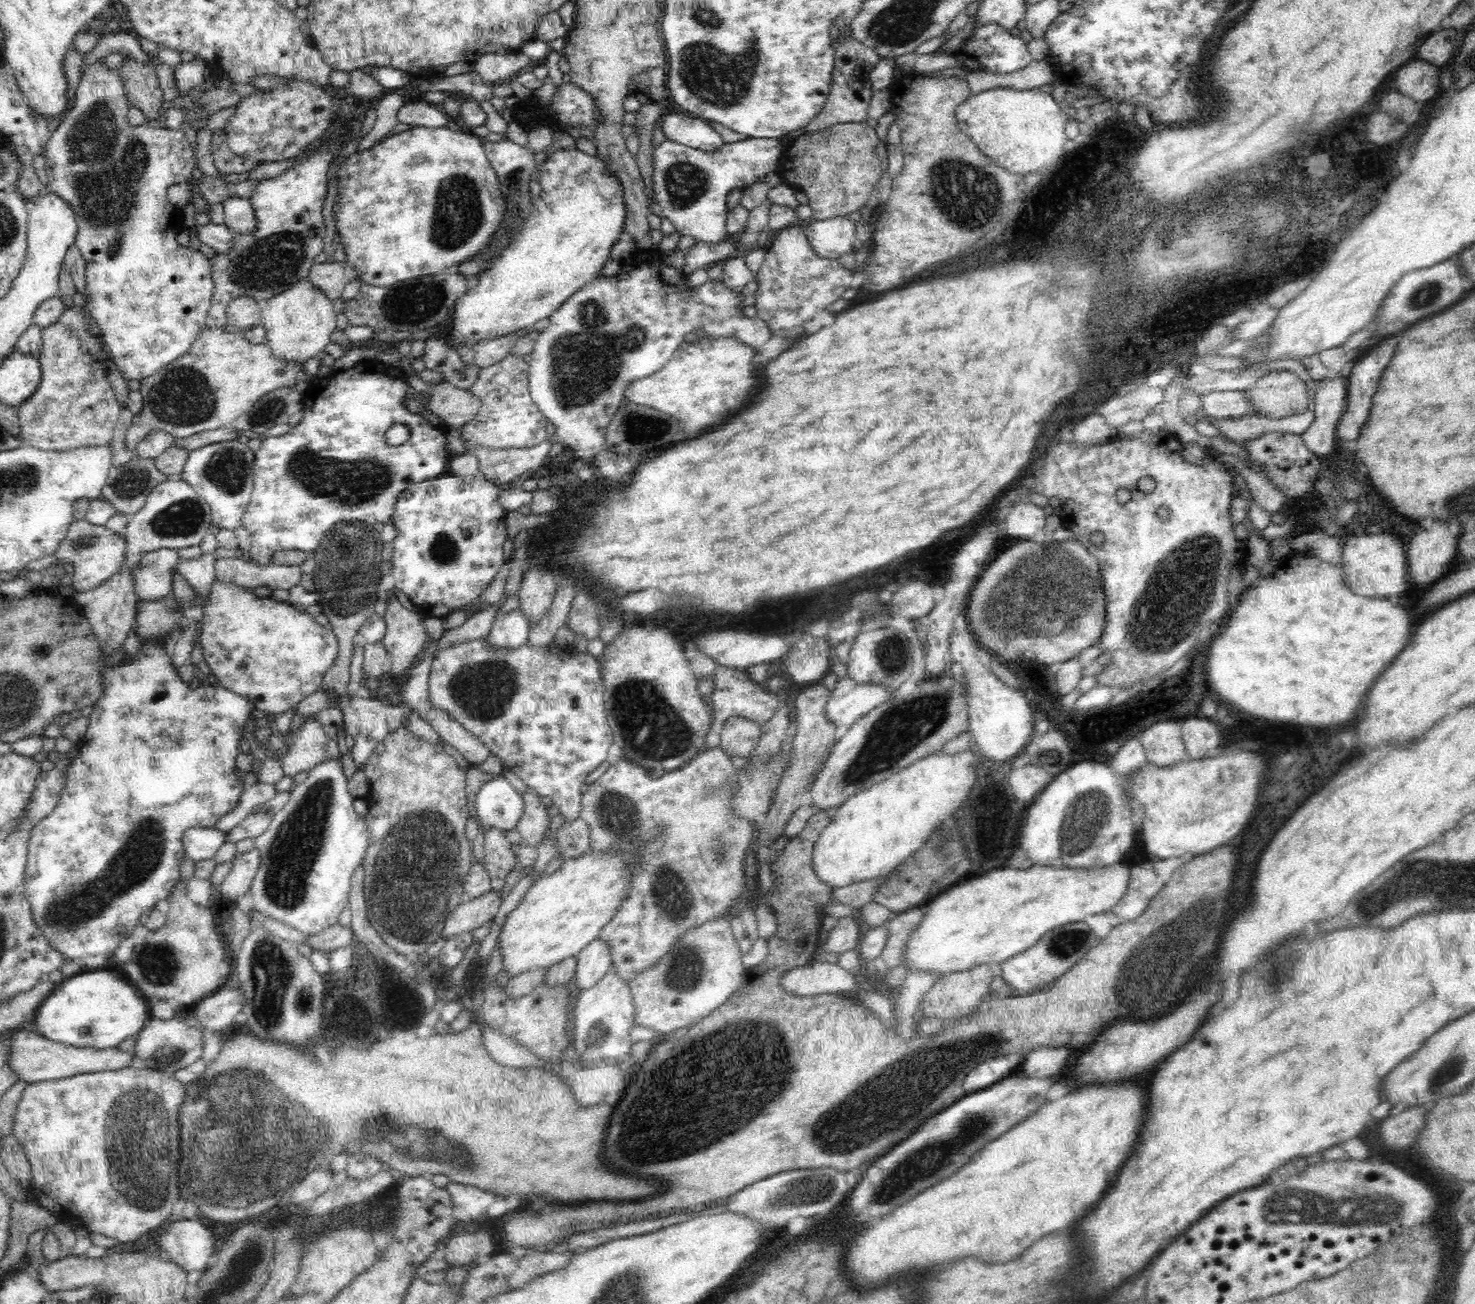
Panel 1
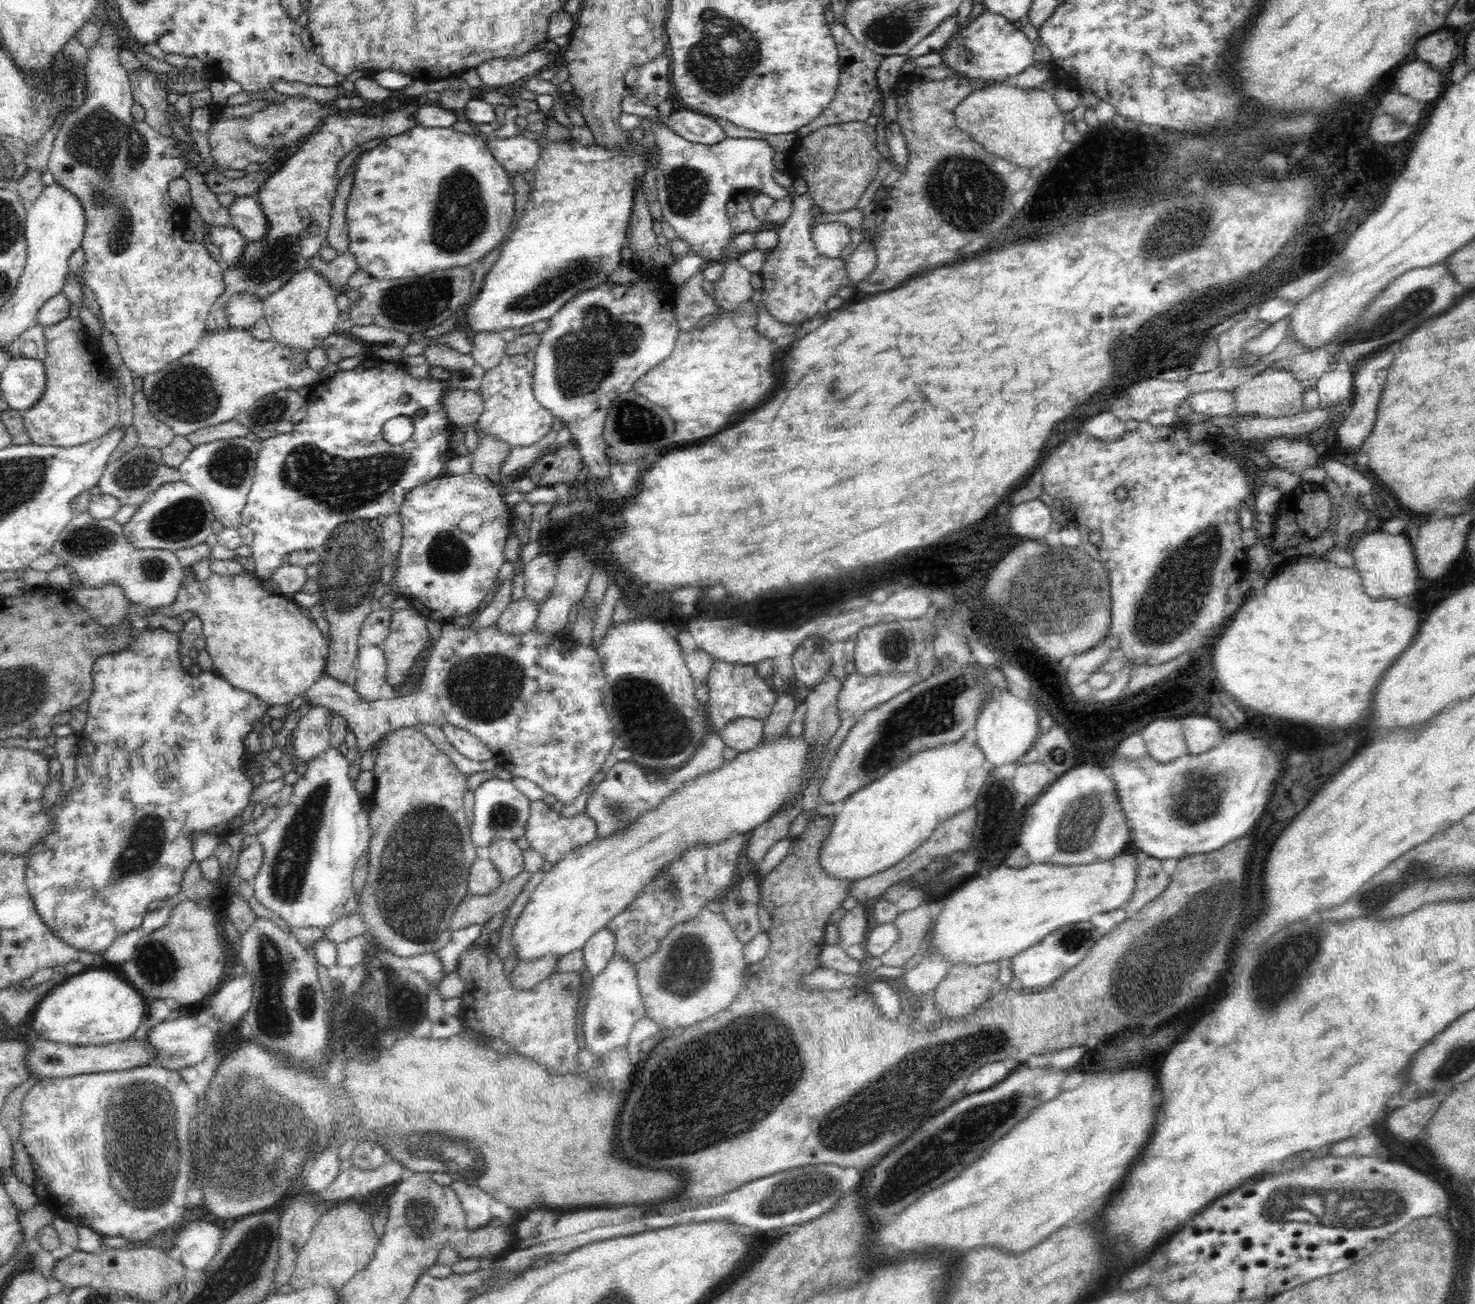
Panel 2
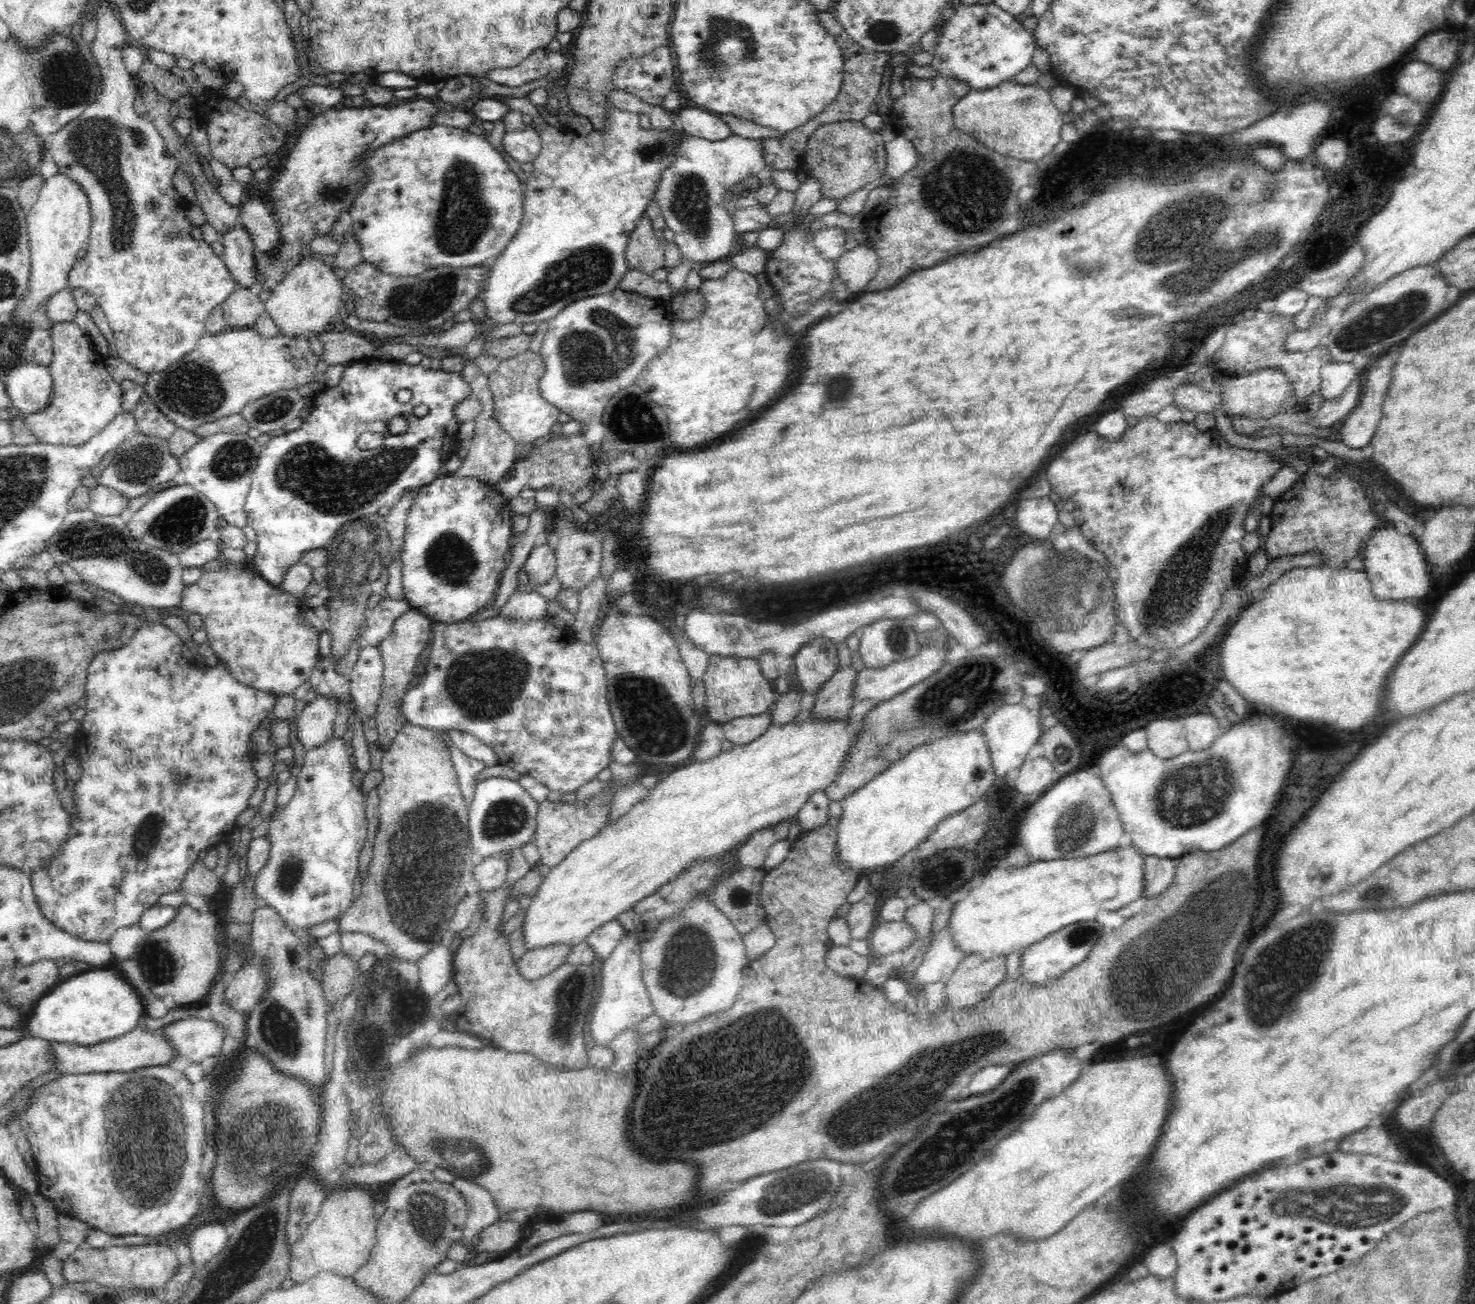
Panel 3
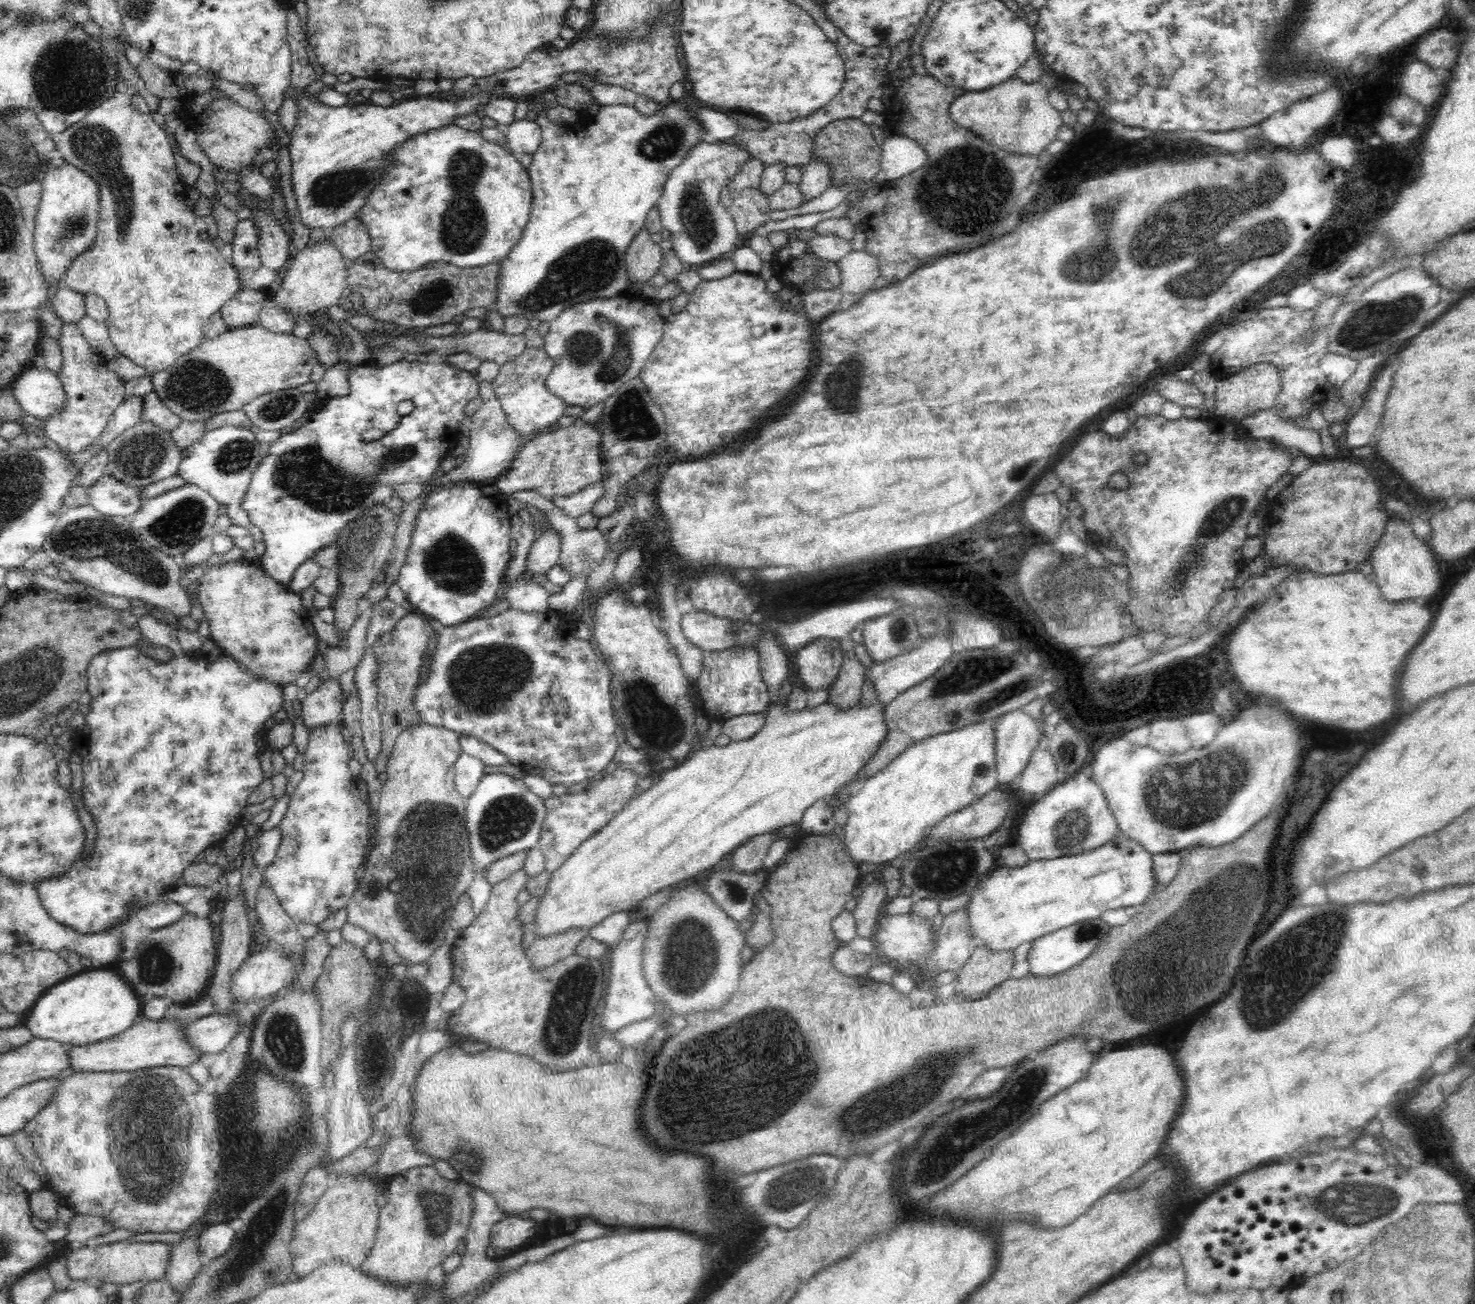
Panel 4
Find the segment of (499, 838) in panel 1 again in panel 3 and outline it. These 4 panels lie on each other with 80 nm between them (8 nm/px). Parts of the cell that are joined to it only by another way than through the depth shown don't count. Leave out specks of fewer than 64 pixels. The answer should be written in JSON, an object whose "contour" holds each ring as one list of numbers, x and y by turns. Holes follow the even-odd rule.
{"contour":[[521,848,510,849,503,855,507,858,507,880,506,883,492,892,484,894,485,910,477,931,457,948,453,956,453,980,461,994,461,1003,457,1010,451,1015,458,1031,472,1034,486,1042,487,1046,504,1049,508,1052,526,1053,535,1056,553,1070,576,1071,590,1066,588,1062,588,1047,584,1043,584,1028,589,1026,589,1018,596,988,596,976,591,964,570,964,564,962,550,974,526,980,517,971,517,962,512,960,510,954,509,936,500,933,503,922,500,921,503,908,510,900,507,898,511,886,518,880,522,880,527,872,531,870]]}

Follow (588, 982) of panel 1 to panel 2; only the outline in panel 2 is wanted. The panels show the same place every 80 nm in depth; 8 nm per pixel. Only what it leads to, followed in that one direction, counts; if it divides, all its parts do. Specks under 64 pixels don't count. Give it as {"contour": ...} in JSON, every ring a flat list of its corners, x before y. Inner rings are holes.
{"contour":[[604,928,590,937,581,948,583,952,583,971,590,978,596,978,615,954,615,933]]}

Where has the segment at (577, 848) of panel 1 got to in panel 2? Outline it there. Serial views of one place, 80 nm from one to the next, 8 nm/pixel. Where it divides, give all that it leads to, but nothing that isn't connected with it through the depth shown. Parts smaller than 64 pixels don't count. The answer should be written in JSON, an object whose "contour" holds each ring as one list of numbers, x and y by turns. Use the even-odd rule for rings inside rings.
{"contour":[[540,799,530,801,530,812,525,824,524,837,529,846,538,851,544,860,556,864,566,854,596,839,596,829,595,822,587,814,579,813,571,817,560,817,560,813,554,811,550,805]]}

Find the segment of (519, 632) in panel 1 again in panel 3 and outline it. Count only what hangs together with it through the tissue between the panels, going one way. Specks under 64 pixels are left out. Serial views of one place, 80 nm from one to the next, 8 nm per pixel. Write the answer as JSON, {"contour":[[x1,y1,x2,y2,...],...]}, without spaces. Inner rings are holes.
{"contour":[[516,590,501,609,499,616,504,619,512,619,512,621,542,619,546,614,548,604,548,599,536,592,522,593]]}

